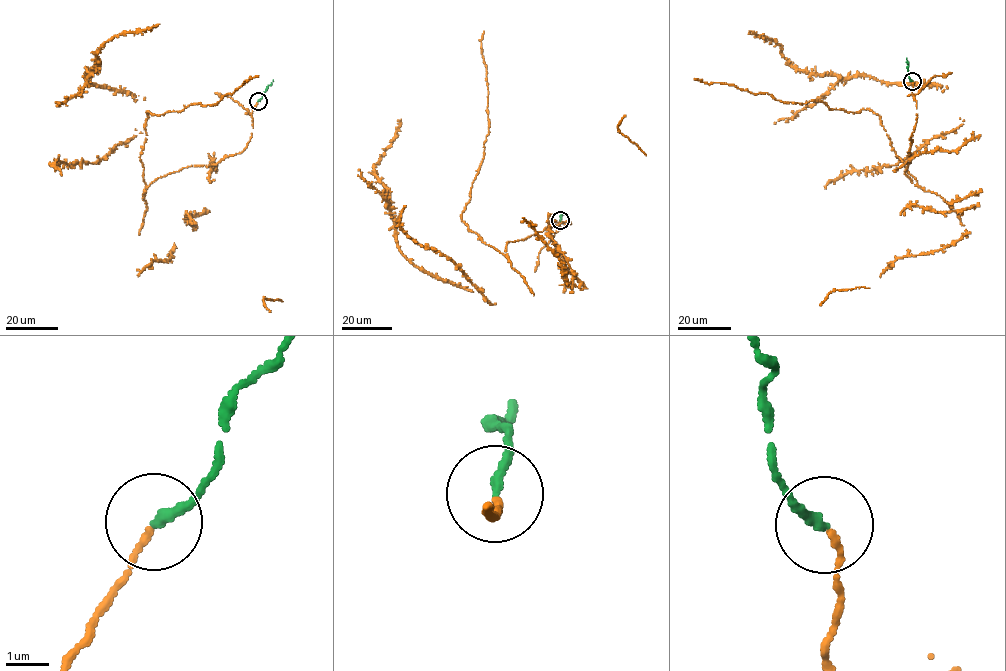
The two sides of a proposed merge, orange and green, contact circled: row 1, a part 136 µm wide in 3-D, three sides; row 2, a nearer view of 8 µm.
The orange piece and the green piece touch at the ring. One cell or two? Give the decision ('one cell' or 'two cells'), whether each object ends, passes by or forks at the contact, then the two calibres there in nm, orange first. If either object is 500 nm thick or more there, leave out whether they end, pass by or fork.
one cell | orange ends | green ends | 130/200 nm

